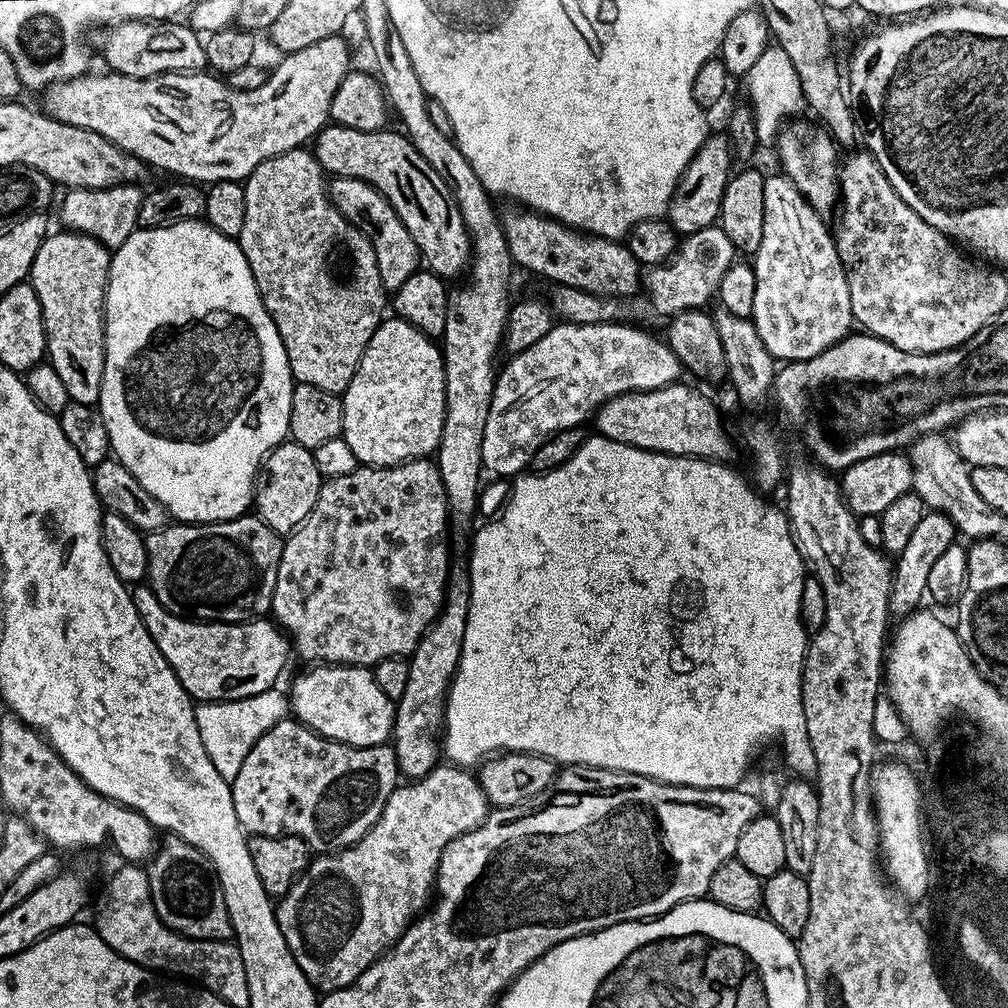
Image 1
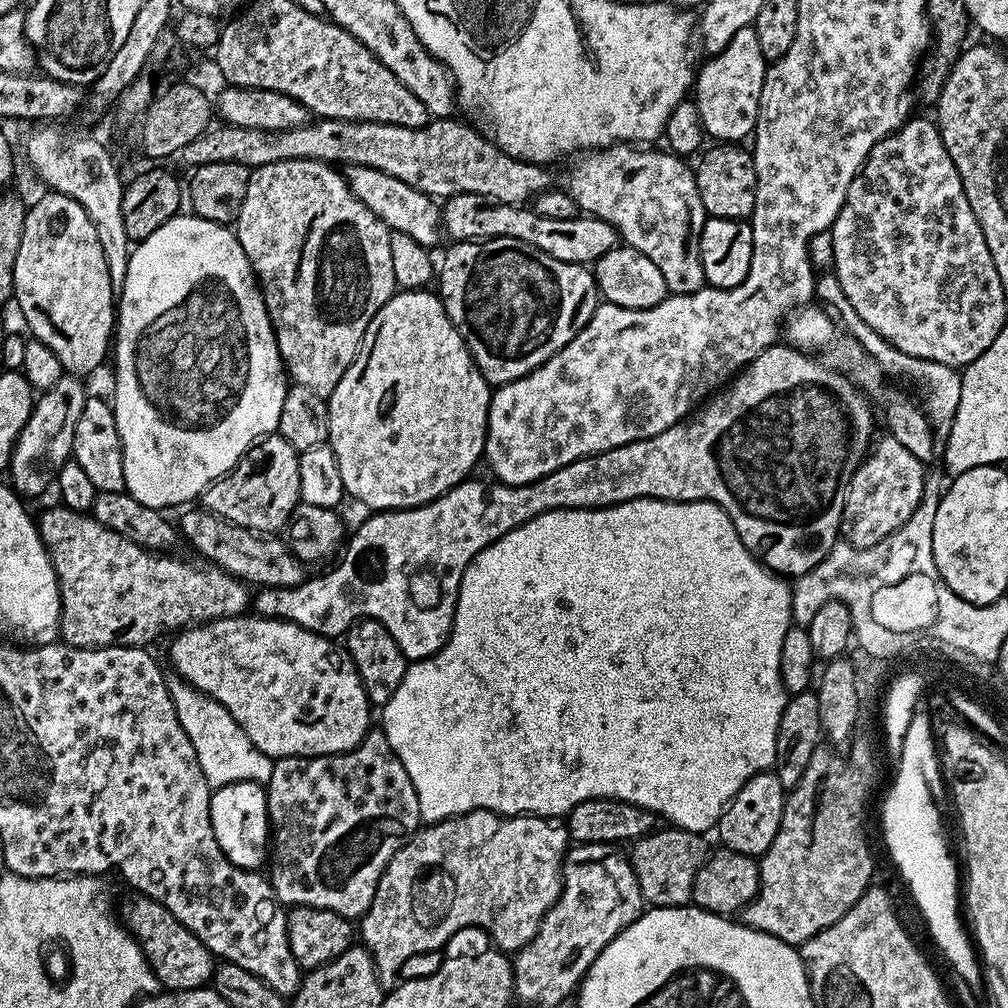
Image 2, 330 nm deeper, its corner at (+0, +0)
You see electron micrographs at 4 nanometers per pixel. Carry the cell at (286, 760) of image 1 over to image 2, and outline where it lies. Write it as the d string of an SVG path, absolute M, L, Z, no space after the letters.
M372 730L363 742L336 756L282 756L273 763L266 785L270 825L270 883L284 906L334 910L355 921L374 902L378 882L394 854L421 827L418 794L406 766L394 754L383 731Z

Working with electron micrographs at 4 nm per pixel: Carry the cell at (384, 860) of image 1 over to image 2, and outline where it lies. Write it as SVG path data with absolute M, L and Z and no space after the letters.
M477 808L474 812L421 827L399 848L394 858L390 858L378 882L374 902L358 920L359 939L376 962L381 984L391 985L397 979L396 971L407 960L449 943L453 939L452 930L458 925L458 922L444 922L440 928L424 932L421 923L412 920L415 900L409 885L412 885L412 876L416 876L416 868L424 868L424 864L444 864L452 876L460 876L460 896L468 896L466 902L460 902L460 922L470 916L468 910L472 908L478 908L476 920L484 920L490 904L492 908L500 904L502 938L498 944L505 953L515 954L536 937L542 918L560 896L564 858L569 848L568 826L560 818L501 816L498 812Z

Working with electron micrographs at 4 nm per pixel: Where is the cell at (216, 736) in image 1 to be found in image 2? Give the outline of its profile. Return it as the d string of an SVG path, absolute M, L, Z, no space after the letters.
M172 674L167 677L168 692L174 702L174 710L182 730L186 730L186 738L194 746L194 754L198 754L198 766L202 766L202 774L206 774L206 782L213 788L221 788L227 784L237 784L250 780L253 784L267 785L273 757L267 756L262 750L250 742L248 735L234 722L234 718L215 698L206 692L200 692L191 684Z

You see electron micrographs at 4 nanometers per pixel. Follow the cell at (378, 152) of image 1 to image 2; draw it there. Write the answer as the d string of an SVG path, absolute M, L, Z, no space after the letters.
M518 238L461 240L451 247L444 261L438 264L438 295L444 301L444 309L452 325L460 331L460 337L471 352L472 361L489 385L514 382L558 354L562 346L576 337L583 304L585 317L594 314L598 303L596 278L583 264L558 262L558 258L550 258L550 254L526 242L518 242Z

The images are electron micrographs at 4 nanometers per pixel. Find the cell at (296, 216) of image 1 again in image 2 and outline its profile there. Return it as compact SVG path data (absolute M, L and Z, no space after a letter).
M283 160L282 162L270 162L261 168L251 169L246 186L246 198L242 198L242 210L234 221L236 240L242 246L246 258L250 262L260 295L264 297L264 305L268 311L272 328L276 332L276 345L287 375L295 383L306 386L308 389L314 390L314 394L325 398L331 396L334 386L338 386L342 374L346 374L350 362L354 362L362 338L366 334L366 326L370 326L374 314L378 314L381 306L397 291L394 282L394 266L390 262L392 232L348 189L348 182L343 175L339 171L335 172L332 168L335 167L331 163L322 160Z

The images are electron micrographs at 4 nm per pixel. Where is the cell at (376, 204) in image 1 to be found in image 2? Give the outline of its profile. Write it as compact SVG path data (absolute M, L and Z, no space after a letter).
M458 194L447 197L442 204L442 228L449 241L493 240L494 238L518 238L546 254L558 258L558 262L595 265L601 256L621 243L616 227L597 216L579 214L574 218L555 219L540 217L531 207L518 204L499 204L482 194Z

